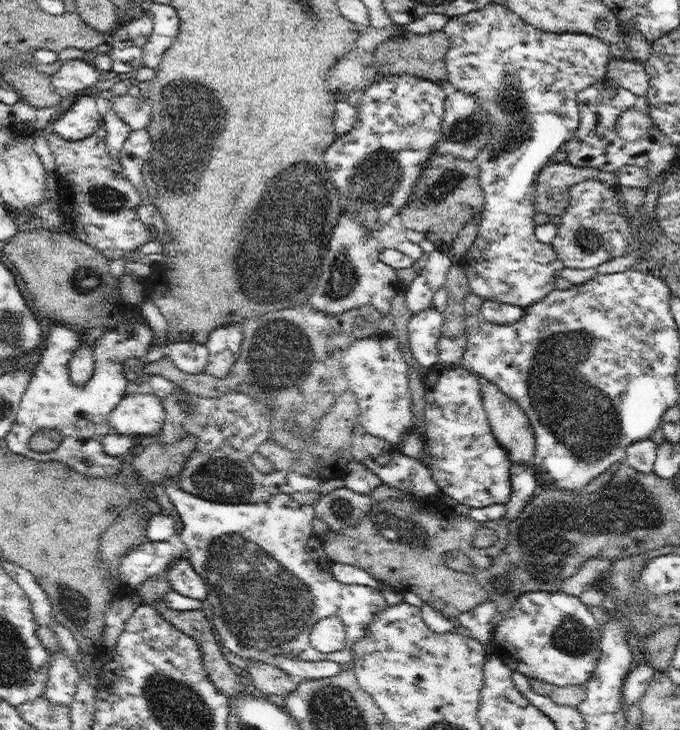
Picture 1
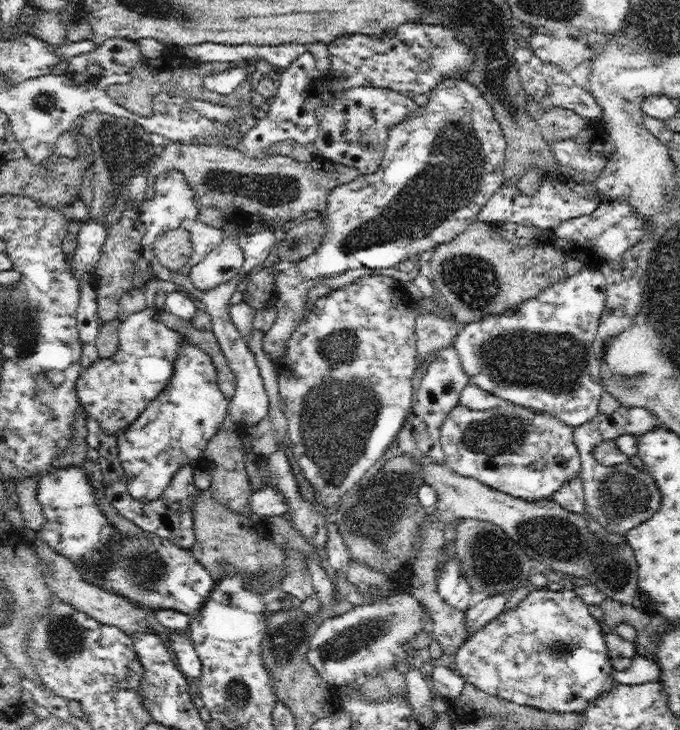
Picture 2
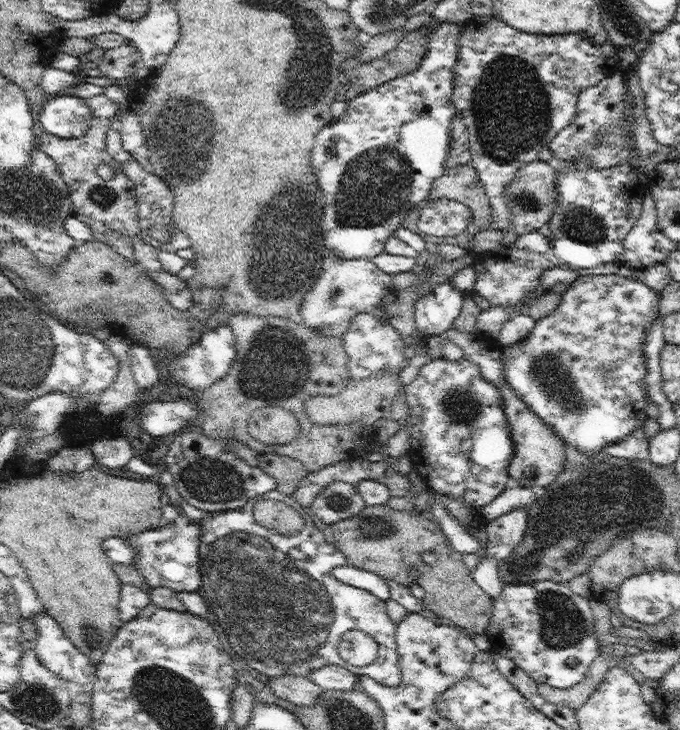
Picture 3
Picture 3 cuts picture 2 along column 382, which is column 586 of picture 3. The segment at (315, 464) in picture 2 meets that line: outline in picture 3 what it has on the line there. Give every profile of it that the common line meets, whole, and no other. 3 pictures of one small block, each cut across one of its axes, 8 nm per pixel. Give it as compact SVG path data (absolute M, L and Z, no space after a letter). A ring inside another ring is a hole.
M613 273L608 275L586 275L578 276L570 284L570 287L561 295L561 300L552 314L536 321L534 329L523 342L516 342L512 347L504 348L502 360L504 360L505 379L510 383L514 392L534 411L536 416L550 428L554 434L558 435L565 444L571 444L586 456L592 456L598 451L605 450L607 446L613 445L638 428L645 428L648 420L653 416L651 398L647 395L646 388L646 357L642 353L642 348L646 344L645 340L652 326L656 324L656 318L660 316L660 300L662 294L658 295L654 288L648 287L646 283L640 283L637 278L626 278Z

